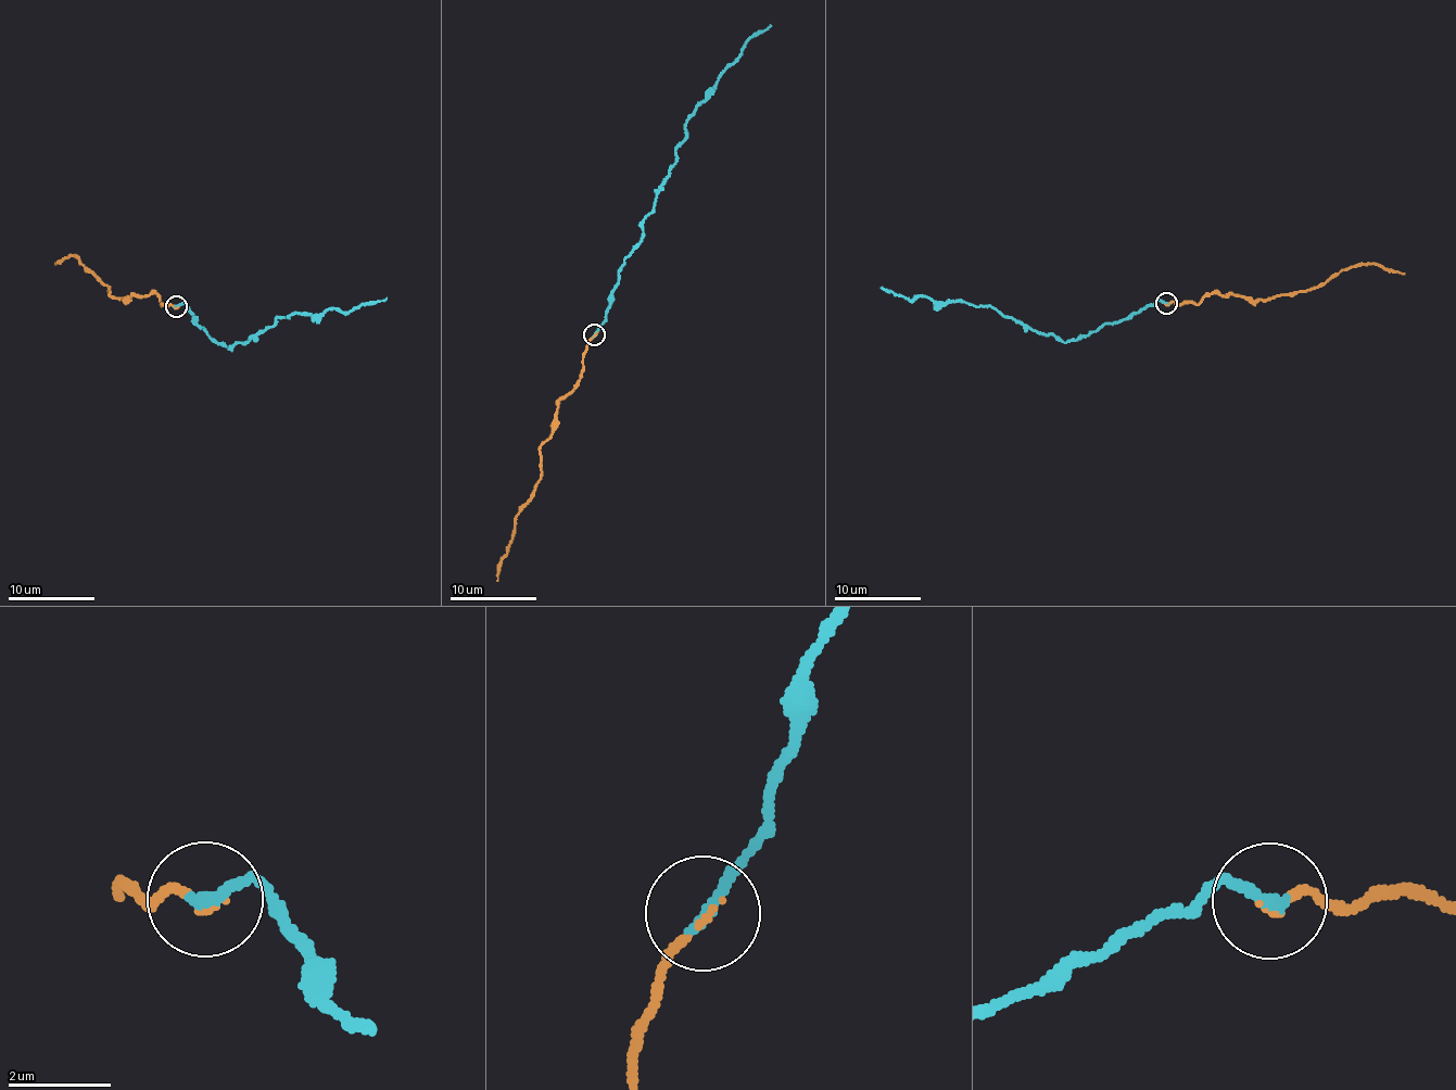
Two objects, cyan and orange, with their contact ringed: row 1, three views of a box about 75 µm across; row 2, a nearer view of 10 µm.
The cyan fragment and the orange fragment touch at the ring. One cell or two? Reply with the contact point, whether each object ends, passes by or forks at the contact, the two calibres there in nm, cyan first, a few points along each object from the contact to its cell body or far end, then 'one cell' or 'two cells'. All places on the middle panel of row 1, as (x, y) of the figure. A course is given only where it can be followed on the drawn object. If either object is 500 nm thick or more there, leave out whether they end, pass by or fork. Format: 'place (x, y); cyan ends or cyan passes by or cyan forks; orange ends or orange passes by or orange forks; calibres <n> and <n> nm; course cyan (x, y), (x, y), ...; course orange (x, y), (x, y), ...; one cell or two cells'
place (594, 334); cyan ends; orange ends; calibres 260 and 110 nm; course cyan (594, 334), (624, 257), (643, 236), (646, 216), (675, 161), (687, 121), (745, 45), (771, 26); course orange (596, 334), (583, 356), (578, 383), (559, 402), (553, 434), (542, 445), (542, 477), (516, 516), (497, 580); one cell

